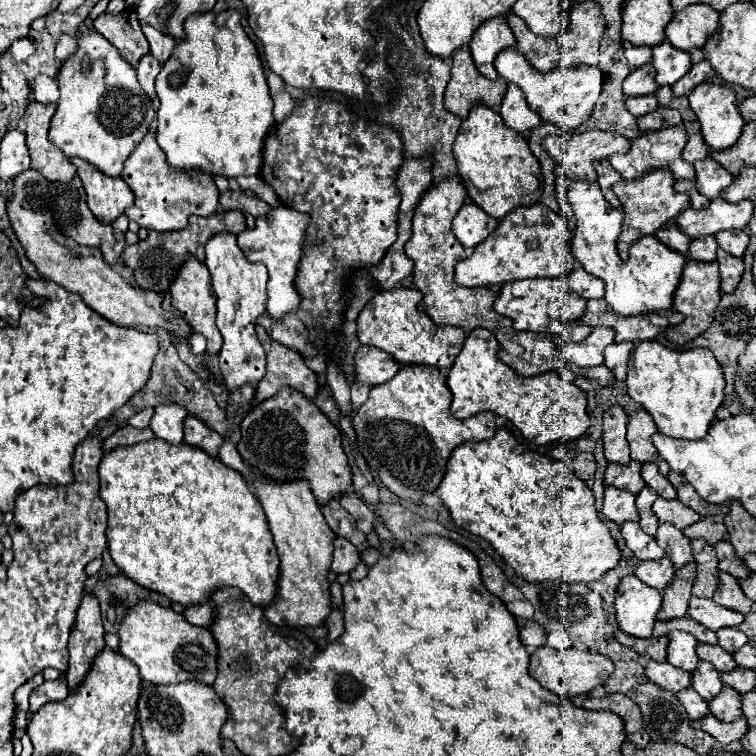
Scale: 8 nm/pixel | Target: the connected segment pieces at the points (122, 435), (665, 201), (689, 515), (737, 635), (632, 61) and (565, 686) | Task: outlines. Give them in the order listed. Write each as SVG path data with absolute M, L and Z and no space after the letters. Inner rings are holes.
M125 426L125 428L117 430L113 436L109 436L109 438L105 440L103 450L109 452L109 450L117 448L119 444L137 444L137 442L145 442L145 440L151 440L153 436L155 436L155 434L151 432L151 428L139 430L139 428L133 428L133 426Z
M659 168L659 170L651 170L651 172L643 174L641 178L635 178L635 180L619 180L613 186L613 192L621 200L621 208L625 212L623 230L617 238L617 250L623 260L629 258L629 248L635 240L639 240L647 234L653 234L657 228L661 228L667 222L673 222L679 216L679 212L683 212L685 208L691 206L689 196L675 192L673 184L675 184L675 180L671 176L671 172L667 172L665 168Z
M657 498L653 502L653 512L657 514L659 522L669 522L679 530L685 530L687 526L695 524L701 518L697 512L693 512L691 508L687 508L679 500L661 500L661 498Z
M721 628L715 634L717 634L717 640L719 640L717 644L729 654L737 652L747 642L747 636L739 628Z
M629 46L629 48L625 48L625 58L627 58L631 68L639 68L639 66L651 62L651 48Z
M541 646L531 654L531 662L529 662L529 672L531 676L547 690L553 690L555 694L559 694L561 698L571 698L577 694L587 694L591 692L595 686L605 684L605 680L611 676L613 672L613 662L601 654L591 654L587 650L577 650L577 648L569 648L569 650L555 650L551 646Z

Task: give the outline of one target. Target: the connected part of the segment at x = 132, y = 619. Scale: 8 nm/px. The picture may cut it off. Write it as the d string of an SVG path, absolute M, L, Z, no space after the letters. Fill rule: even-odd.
M139 602L135 608L127 608L119 624L119 652L127 656L137 668L143 680L153 684L175 684L183 680L197 680L203 684L213 684L217 668L217 644L207 628L191 626L181 614L171 608L159 606L157 602Z

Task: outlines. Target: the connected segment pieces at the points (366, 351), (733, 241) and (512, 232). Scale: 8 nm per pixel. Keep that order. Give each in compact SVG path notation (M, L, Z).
M359 346L355 354L355 380L359 384L377 386L391 380L399 370L399 364L387 352L375 346Z
M747 230L719 232L719 234L715 234L715 238L717 238L717 244L725 252L729 252L733 256L739 256L739 258L743 258L743 254L745 254L745 250L749 246L749 234L747 234Z
M543 204L523 206L509 212L497 226L497 230L475 246L473 254L461 260L455 268L455 282L459 286L475 288L489 284L505 284L523 278L557 278L573 270L571 230L561 214Z

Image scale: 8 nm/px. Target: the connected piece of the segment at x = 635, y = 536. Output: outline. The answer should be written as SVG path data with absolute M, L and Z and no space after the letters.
M625 522L621 526L621 534L627 542L627 546L631 548L631 552L639 558L639 560L659 560L665 556L665 550L651 538L647 536L637 522Z

